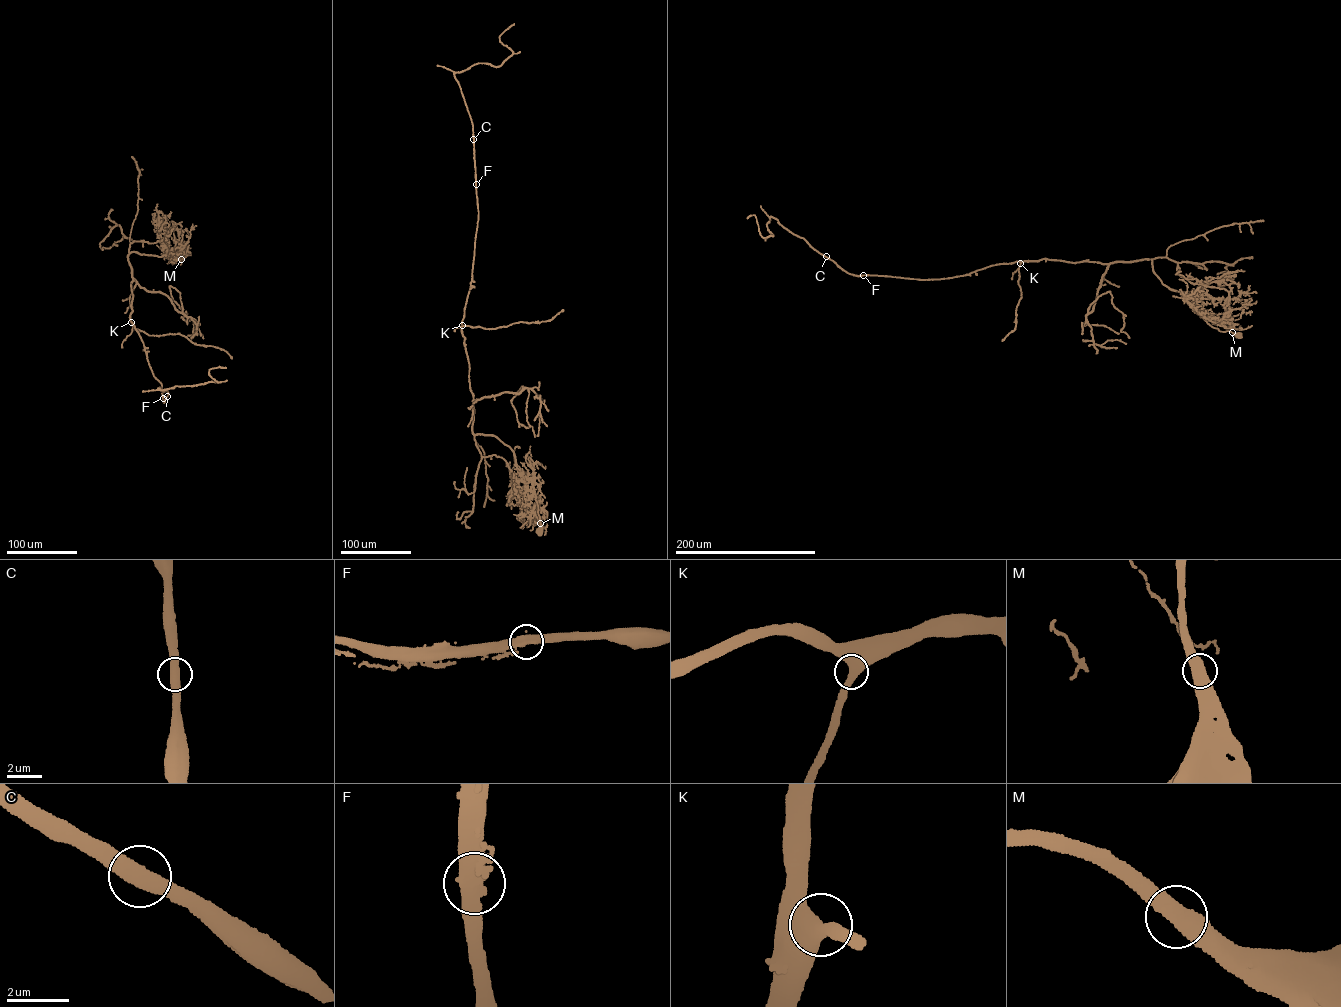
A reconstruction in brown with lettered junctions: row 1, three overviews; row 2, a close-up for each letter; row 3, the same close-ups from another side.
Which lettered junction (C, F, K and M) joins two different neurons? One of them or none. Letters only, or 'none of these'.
none of these

